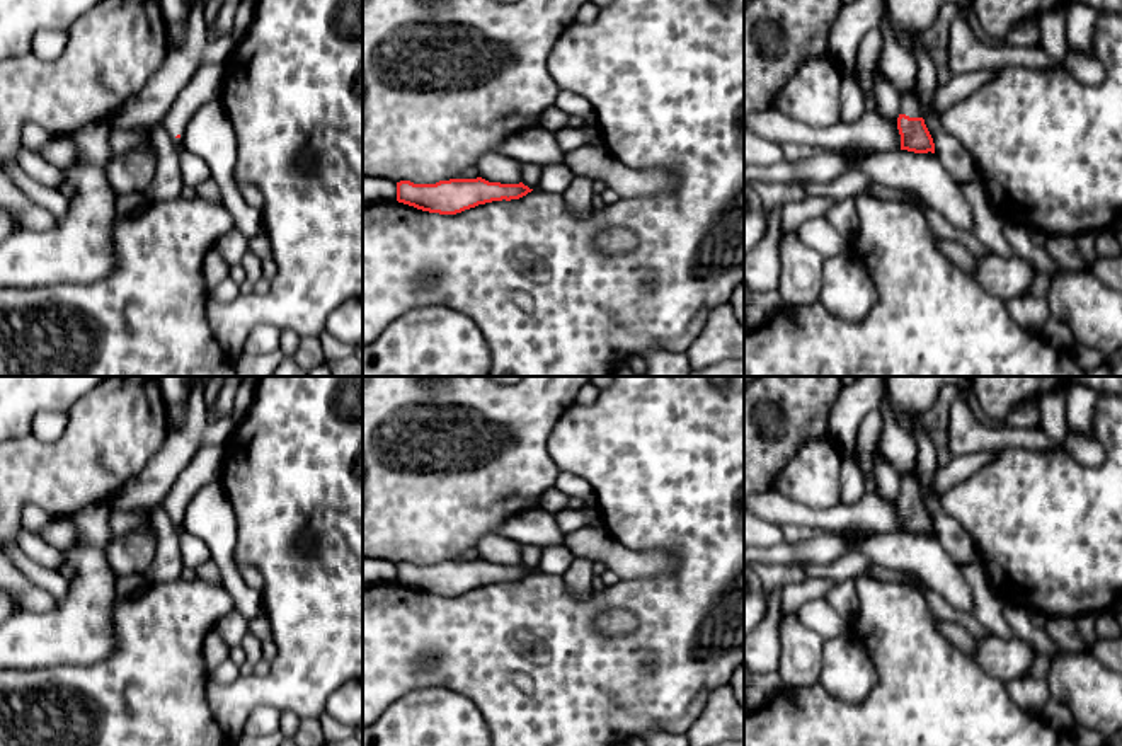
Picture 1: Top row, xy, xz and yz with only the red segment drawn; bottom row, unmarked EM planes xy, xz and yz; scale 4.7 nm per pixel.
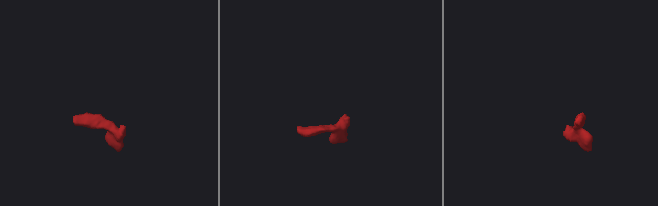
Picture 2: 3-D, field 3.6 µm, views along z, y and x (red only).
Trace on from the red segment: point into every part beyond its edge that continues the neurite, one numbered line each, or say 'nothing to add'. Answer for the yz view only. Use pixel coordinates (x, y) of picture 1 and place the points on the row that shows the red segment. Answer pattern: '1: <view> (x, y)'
1: yz (908, 101)

